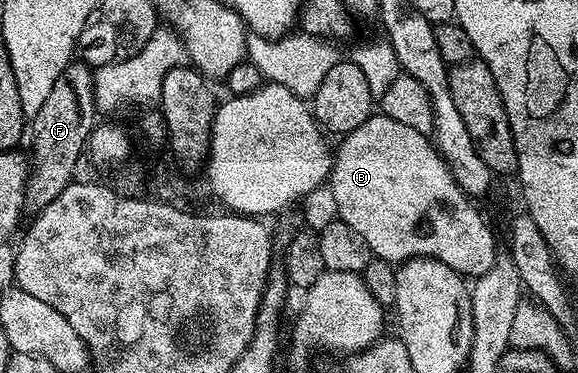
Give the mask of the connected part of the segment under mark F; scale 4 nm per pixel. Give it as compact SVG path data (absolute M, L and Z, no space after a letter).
M72 60L60 72L56 84L52 84L52 92L48 92L48 100L40 104L40 112L32 115L32 130L34 126L34 158L30 162L30 179L26 182L26 204L31 211L43 210L64 188L68 188L75 181L74 169L78 166L78 157L87 149L90 133L96 125L96 111L93 96L94 70L81 60Z

